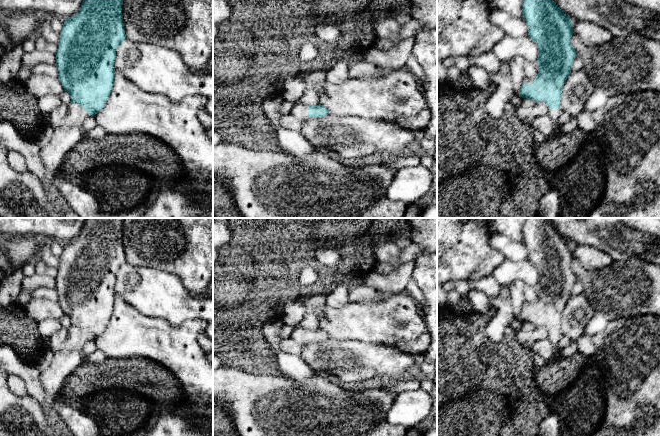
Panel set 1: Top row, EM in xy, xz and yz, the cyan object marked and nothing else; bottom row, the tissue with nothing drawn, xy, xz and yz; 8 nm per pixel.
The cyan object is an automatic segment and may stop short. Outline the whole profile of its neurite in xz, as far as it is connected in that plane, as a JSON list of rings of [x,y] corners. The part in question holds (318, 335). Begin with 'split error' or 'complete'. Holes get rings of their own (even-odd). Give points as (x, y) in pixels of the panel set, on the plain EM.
split error | [[[297,327],[293,329],[289,338],[299,344],[306,344],[309,342],[325,341],[329,337],[327,332],[322,330],[321,328],[317,330],[308,330],[303,327]]]

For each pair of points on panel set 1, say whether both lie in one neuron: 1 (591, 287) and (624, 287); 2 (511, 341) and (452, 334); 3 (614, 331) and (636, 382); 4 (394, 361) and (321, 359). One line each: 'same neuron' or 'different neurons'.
1: same neuron
2: same neuron
3: same neuron
4: same neuron

